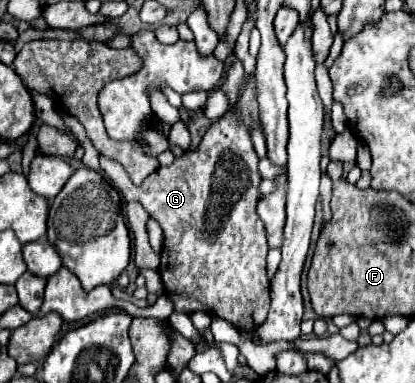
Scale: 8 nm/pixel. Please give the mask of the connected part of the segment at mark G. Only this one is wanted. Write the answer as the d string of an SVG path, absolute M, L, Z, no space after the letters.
M225 113L221 119L223 121L213 123L195 151L187 151L169 167L159 167L139 187L131 183L119 163L113 163L105 157L99 157L99 163L101 171L111 179L117 191L121 191L127 201L141 201L145 211L161 225L165 243L157 271L163 281L165 295L173 301L175 311L187 315L207 313L211 317L227 319L239 331L255 333L265 323L269 311L269 277L265 269L265 255L269 247L265 239L265 227L255 211L259 199L257 187L261 181L257 171L259 157L253 149L249 131L241 127L239 119L231 113Z

